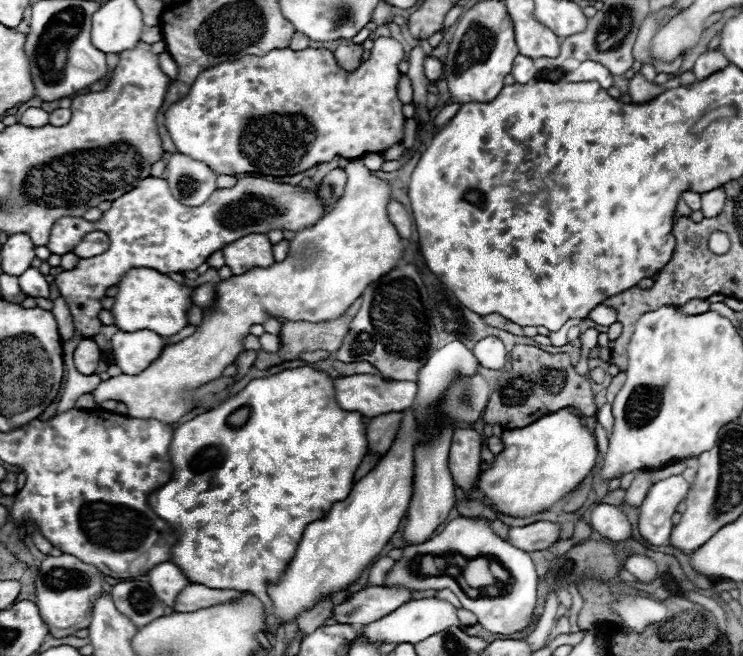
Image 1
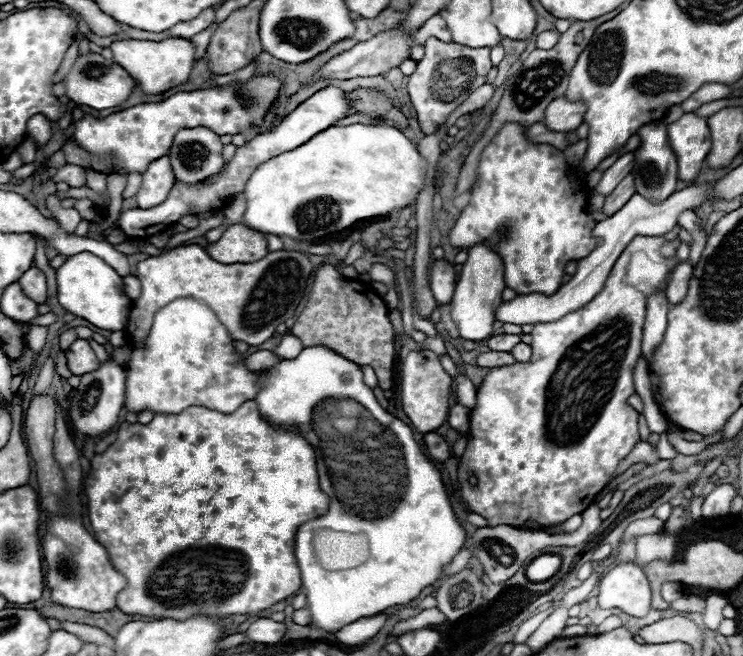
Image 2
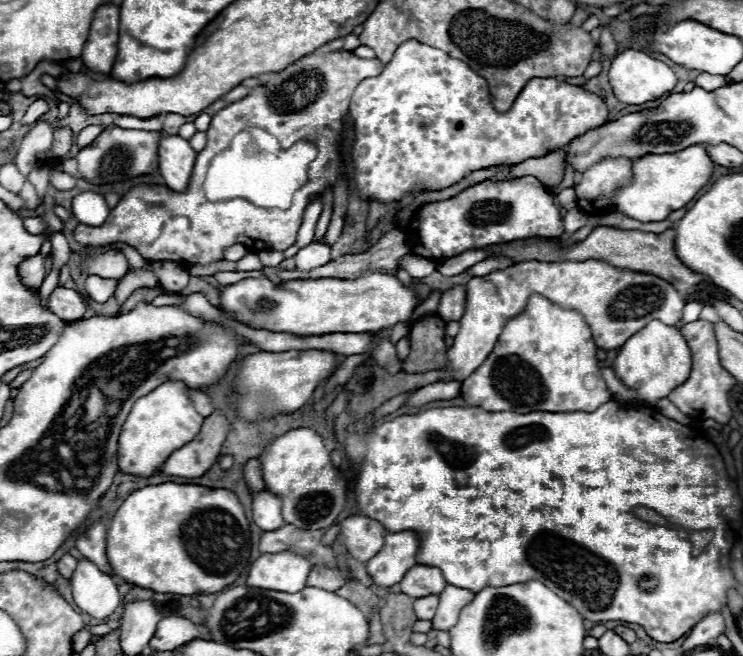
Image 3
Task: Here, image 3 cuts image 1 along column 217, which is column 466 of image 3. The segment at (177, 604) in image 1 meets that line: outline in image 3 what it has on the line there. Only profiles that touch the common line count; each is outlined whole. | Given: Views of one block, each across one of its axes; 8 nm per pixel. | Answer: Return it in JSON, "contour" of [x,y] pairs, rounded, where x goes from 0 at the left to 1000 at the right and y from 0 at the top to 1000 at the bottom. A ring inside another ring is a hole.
{"contour":[[[600,893],[600,899],[592,905],[592,921],[587,930],[587,939],[581,942],[581,957],[584,960],[606,960],[616,948],[619,930],[638,915],[638,902],[614,896],[614,893]]]}

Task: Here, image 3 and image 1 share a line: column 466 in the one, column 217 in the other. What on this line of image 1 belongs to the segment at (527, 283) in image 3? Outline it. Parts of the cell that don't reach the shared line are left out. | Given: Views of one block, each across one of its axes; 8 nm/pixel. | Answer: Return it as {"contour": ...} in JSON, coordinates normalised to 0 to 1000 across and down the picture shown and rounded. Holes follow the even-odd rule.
{"contour":[[[485,241],[468,244],[466,250],[466,290],[452,317],[447,317],[428,341],[420,348],[409,348],[398,354],[398,360],[390,366],[390,384],[380,399],[369,399],[361,409],[339,409],[328,418],[315,418],[307,427],[296,427],[291,433],[291,463],[288,470],[275,470],[272,476],[272,491],[261,497],[261,509],[248,515],[240,524],[231,524],[221,530],[213,549],[207,549],[191,570],[186,573],[172,573],[162,570],[153,576],[145,576],[143,582],[135,582],[127,595],[124,604],[129,616],[137,616],[143,610],[156,610],[167,613],[172,619],[172,634],[175,637],[210,637],[215,643],[231,646],[240,637],[245,637],[253,625],[256,616],[245,607],[248,591],[266,591],[299,570],[304,558],[310,558],[331,530],[328,530],[328,515],[336,509],[336,500],[342,494],[355,494],[363,482],[366,485],[382,485],[382,488],[409,488],[409,491],[441,491],[452,488],[460,482],[471,463],[487,451],[490,439],[498,430],[506,430],[514,418],[522,418],[536,396],[541,393],[544,372],[536,354],[530,351],[528,338],[522,335],[522,305],[525,299],[525,284],[517,274],[509,274],[506,268],[498,265],[498,259],[487,250]]]}

